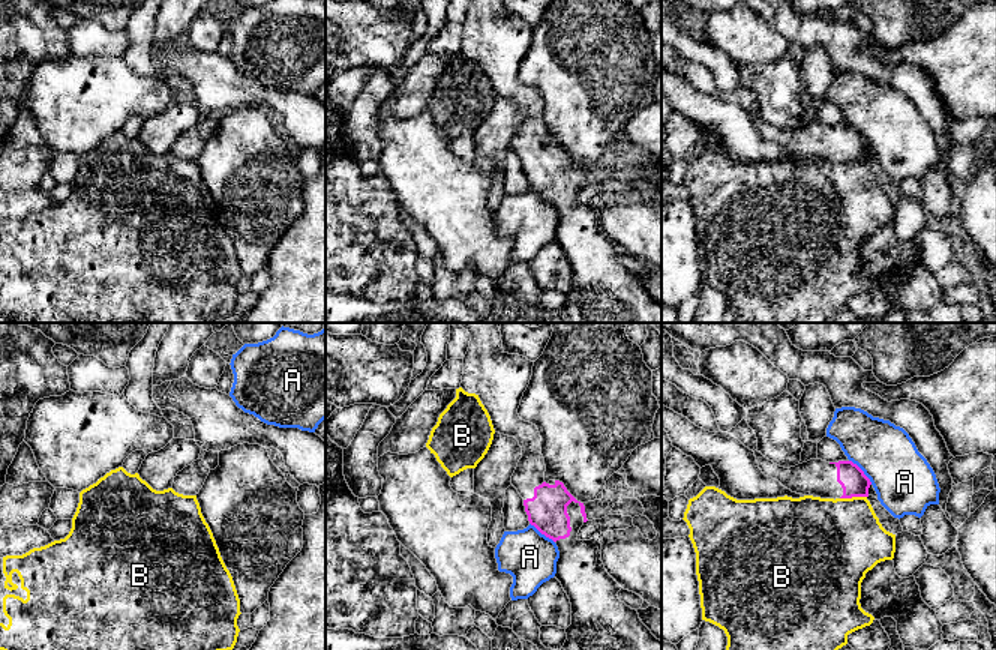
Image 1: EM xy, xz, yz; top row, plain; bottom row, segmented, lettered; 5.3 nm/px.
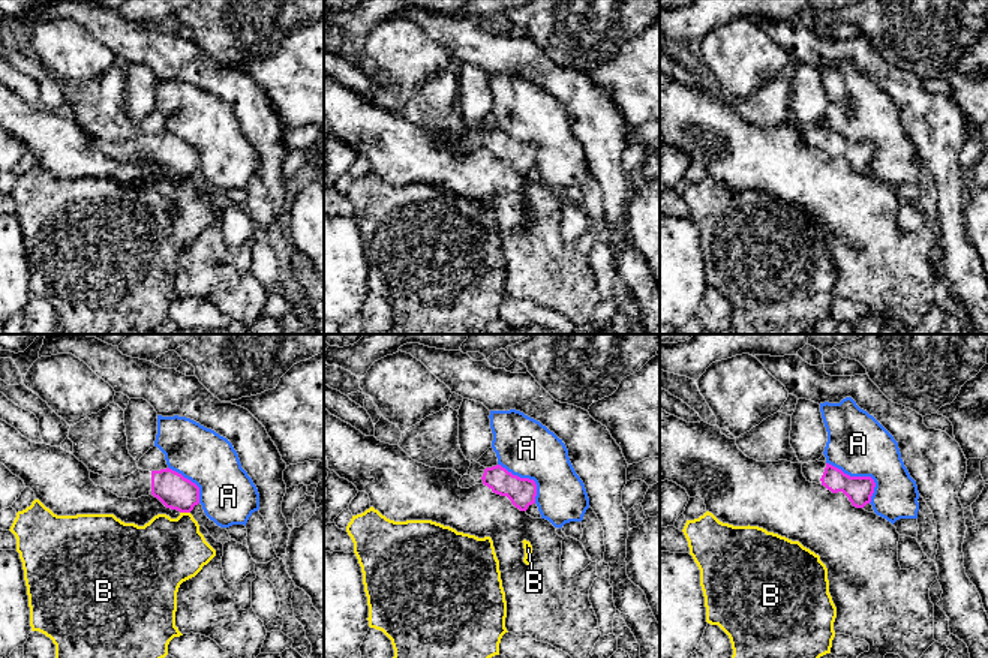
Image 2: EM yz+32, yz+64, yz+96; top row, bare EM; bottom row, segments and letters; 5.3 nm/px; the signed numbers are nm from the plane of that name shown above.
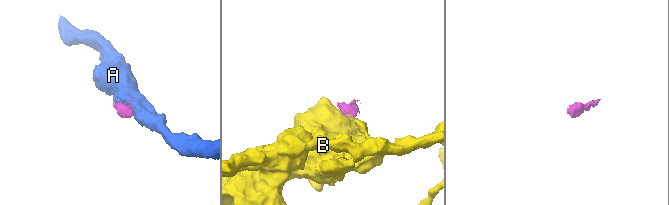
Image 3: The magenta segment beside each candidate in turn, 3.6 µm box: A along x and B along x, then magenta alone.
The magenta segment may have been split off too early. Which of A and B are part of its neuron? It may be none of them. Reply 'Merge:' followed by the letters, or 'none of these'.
Merge: none of these

